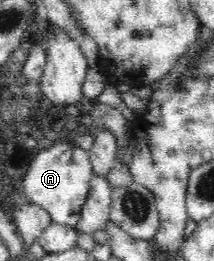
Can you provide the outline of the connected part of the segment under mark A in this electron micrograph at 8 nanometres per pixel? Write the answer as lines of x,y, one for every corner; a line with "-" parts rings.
63,140
41,150
30,163
23,178
26,197
31,204
41,206
50,214
52,223
76,227
81,217
83,203
91,189
94,171
88,152
71,140

